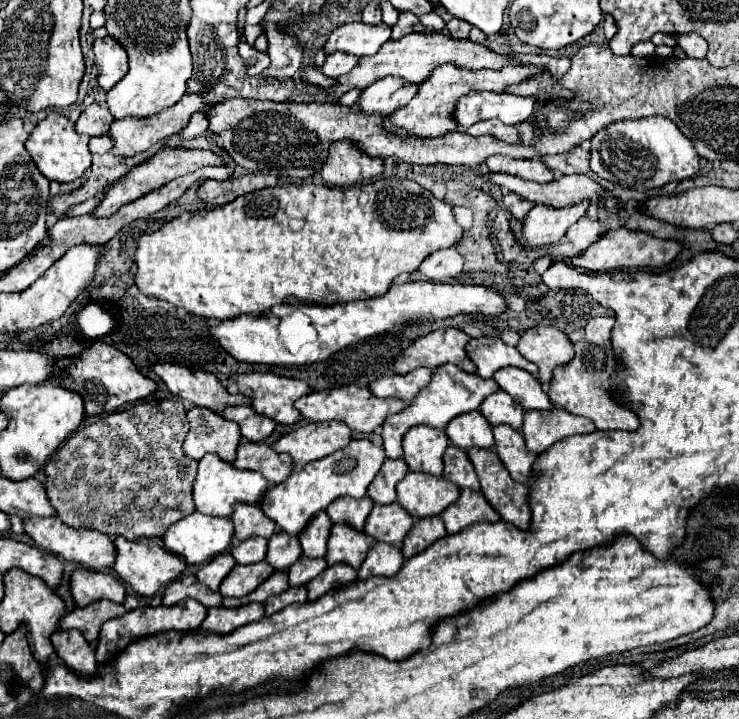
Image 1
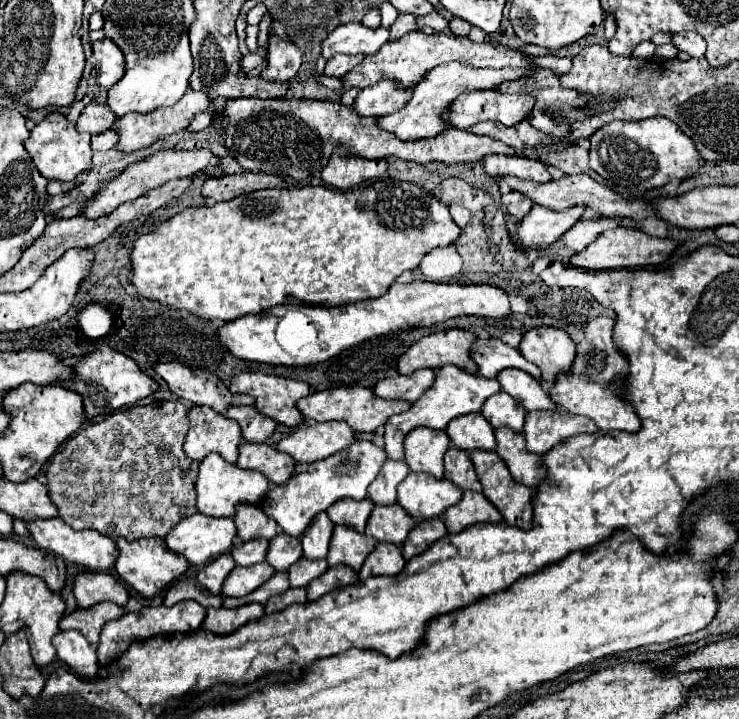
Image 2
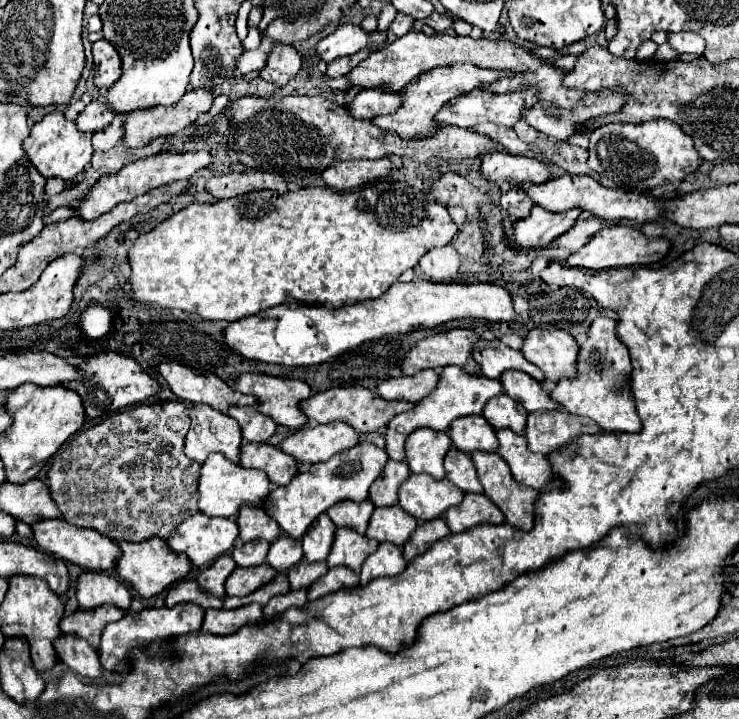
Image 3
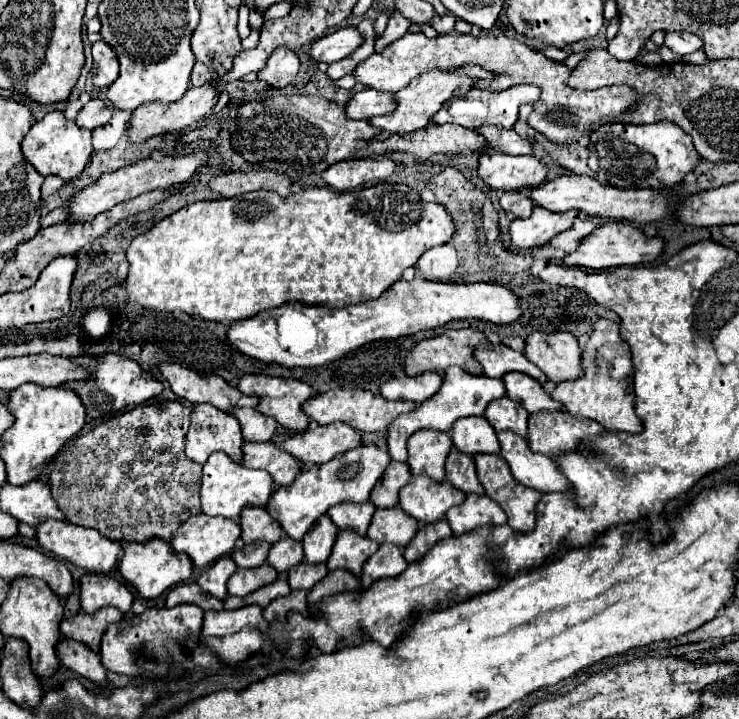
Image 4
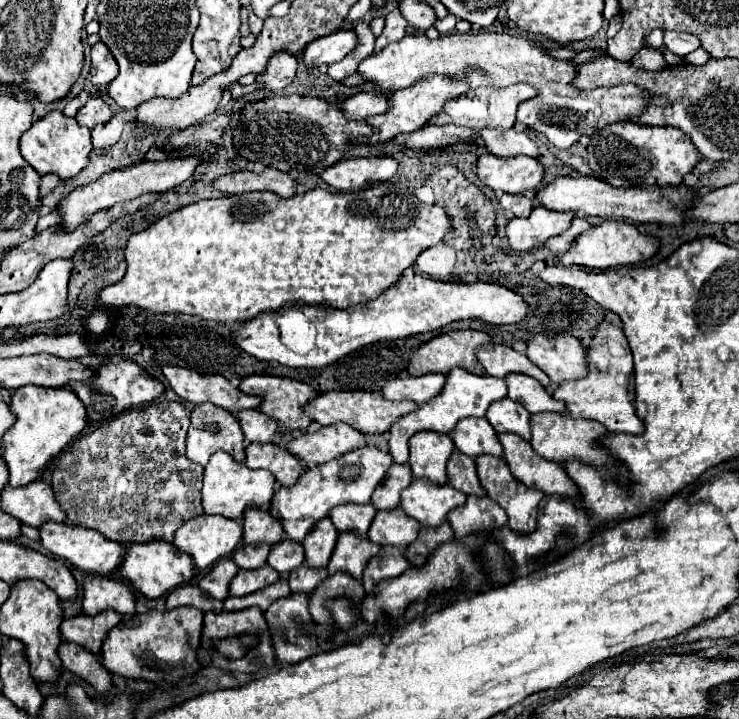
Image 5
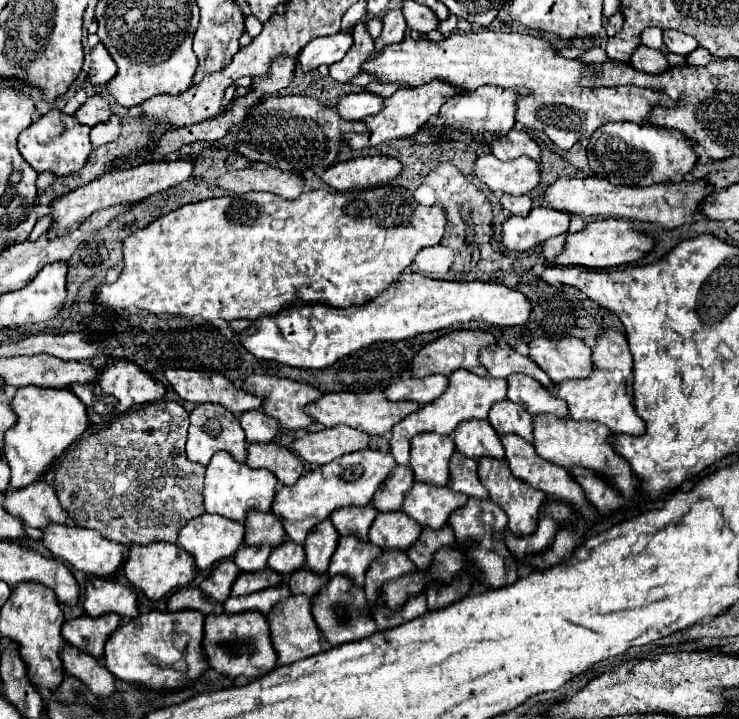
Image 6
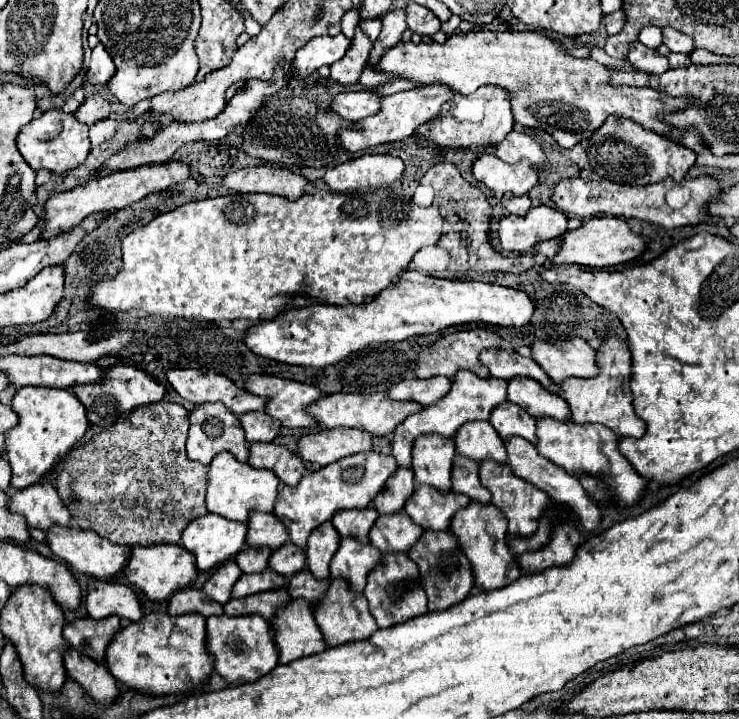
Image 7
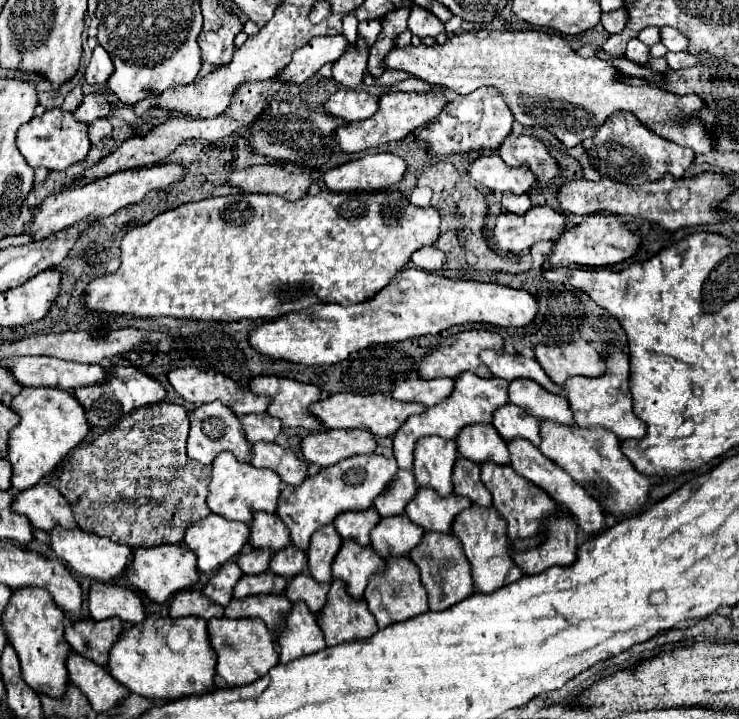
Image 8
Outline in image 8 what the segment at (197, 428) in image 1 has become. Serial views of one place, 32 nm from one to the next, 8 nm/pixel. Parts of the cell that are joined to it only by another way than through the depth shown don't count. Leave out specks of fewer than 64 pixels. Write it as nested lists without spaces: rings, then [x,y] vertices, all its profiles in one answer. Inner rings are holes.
[[[210,402],[204,406],[198,406],[192,414],[190,414],[190,436],[188,436],[188,456],[196,462],[202,464],[212,464],[214,458],[220,452],[232,452],[240,462],[250,462],[252,458],[252,446],[248,444],[246,436],[244,436],[244,428],[238,420],[238,416],[224,404],[220,402]]]

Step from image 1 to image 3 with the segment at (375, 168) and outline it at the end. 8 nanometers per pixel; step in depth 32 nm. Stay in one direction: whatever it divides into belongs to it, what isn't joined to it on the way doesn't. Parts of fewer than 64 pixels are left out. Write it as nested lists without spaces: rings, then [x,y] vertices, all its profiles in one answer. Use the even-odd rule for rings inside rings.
[[[388,158],[380,160],[336,160],[324,172],[324,182],[334,190],[354,190],[366,186],[378,178],[388,176],[392,170],[392,162]]]

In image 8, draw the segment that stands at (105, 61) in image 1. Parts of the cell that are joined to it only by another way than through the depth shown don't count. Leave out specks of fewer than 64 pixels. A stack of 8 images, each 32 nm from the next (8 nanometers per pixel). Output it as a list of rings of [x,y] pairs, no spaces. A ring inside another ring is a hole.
[[[96,46],[92,52],[92,60],[84,72],[84,80],[88,84],[104,84],[112,72],[114,72],[114,64],[108,52],[102,46]]]

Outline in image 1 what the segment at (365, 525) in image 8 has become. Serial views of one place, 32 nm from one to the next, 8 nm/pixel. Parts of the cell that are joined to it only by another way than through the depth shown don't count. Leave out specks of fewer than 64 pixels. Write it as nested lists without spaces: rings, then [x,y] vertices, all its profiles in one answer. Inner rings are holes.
[[[338,498],[326,508],[326,512],[334,524],[348,524],[358,532],[362,532],[372,506],[374,504],[370,498],[360,498],[360,500]]]

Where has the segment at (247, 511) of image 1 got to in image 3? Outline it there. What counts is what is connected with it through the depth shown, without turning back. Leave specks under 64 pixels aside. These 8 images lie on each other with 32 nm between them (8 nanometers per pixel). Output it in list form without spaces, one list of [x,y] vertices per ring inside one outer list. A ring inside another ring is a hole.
[[[254,506],[240,508],[238,526],[240,526],[242,542],[252,542],[252,540],[274,542],[282,534],[276,520],[272,520],[262,508],[254,508]]]

